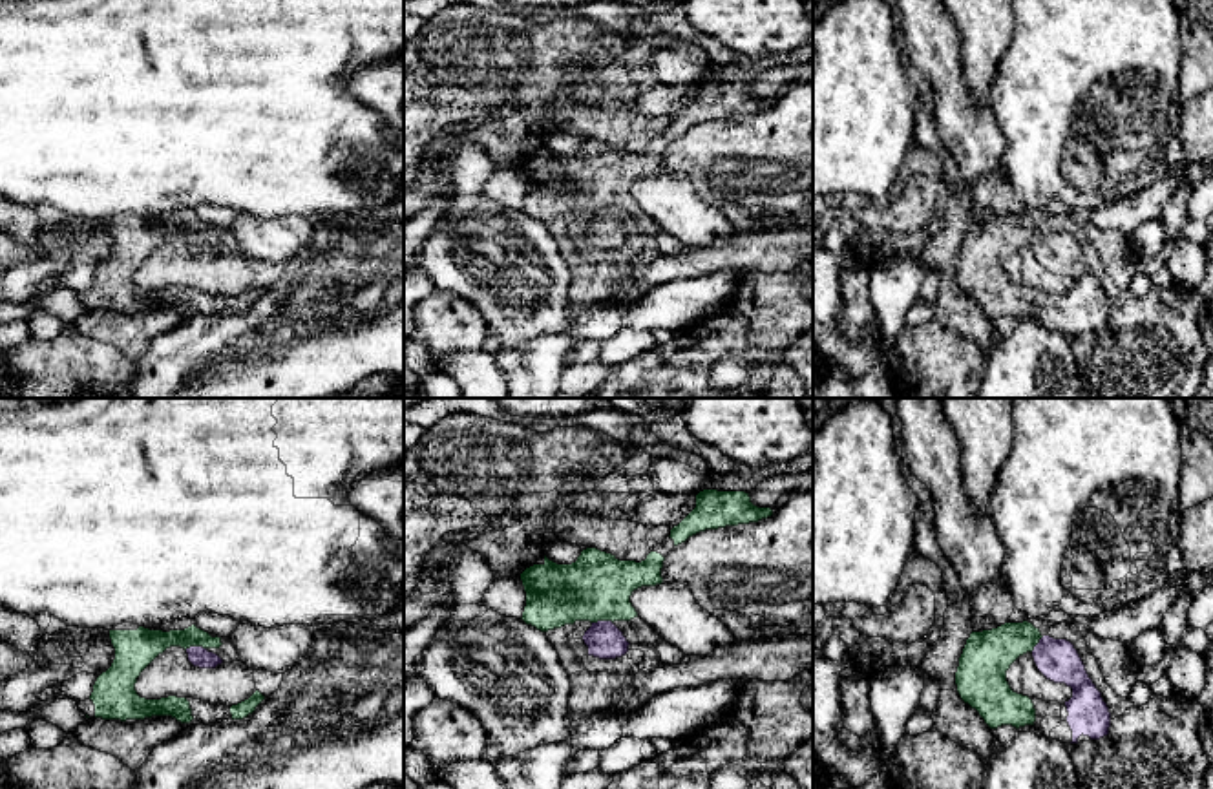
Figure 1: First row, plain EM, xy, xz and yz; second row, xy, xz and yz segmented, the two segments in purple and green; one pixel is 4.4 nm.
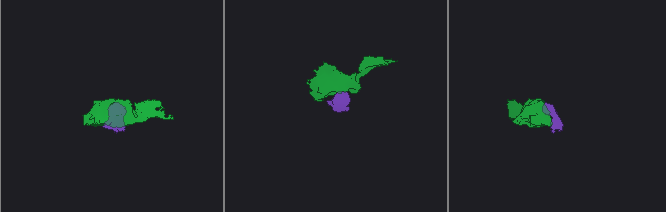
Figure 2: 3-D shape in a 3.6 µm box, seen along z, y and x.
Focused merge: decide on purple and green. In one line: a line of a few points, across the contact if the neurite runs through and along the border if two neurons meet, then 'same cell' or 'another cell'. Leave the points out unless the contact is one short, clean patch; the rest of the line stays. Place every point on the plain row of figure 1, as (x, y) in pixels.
line xz (605, 231), (601, 212), (601, 185), (598, 178); same cell

